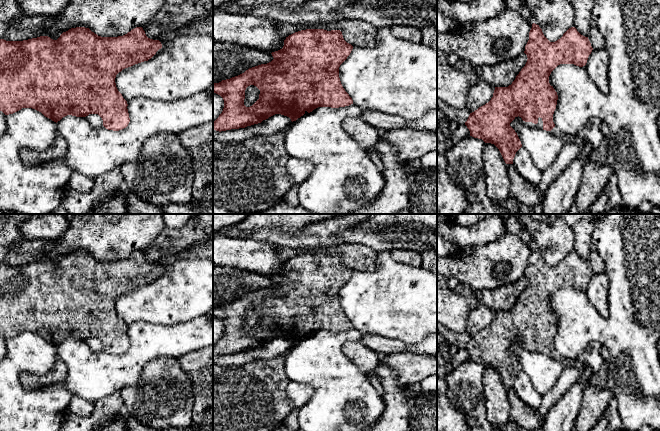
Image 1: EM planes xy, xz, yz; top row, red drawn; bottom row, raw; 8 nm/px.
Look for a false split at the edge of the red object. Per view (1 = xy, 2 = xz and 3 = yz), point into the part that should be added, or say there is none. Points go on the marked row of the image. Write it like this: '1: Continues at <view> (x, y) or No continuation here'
1: No continuation here
2: No continuation here
3: Continues at yz (540, 123)

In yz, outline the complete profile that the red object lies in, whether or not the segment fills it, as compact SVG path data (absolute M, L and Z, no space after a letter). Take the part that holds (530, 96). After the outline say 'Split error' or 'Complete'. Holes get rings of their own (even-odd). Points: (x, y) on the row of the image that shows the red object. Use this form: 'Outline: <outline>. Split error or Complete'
Outline: M533 23L524 51L528 58L525 66L511 85L495 87L491 100L470 113L465 122L470 136L482 139L485 143L494 144L505 163L513 164L515 154L522 144L510 123L519 116L527 126L551 131L555 127L553 114L558 100L557 92L549 83L551 72L560 64L585 66L592 50L588 37L581 35L575 27L569 28L557 41L550 42L539 25Z. Split error

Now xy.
Outline: M76 27L63 32L57 40L48 36L23 41L0 39L0 111L9 115L22 108L32 108L56 123L67 115L98 114L106 129L122 130L128 126L130 118L127 101L116 87L116 75L125 68L148 61L161 48L161 42L148 38L142 27L118 37L101 37L89 28Z. Complete

